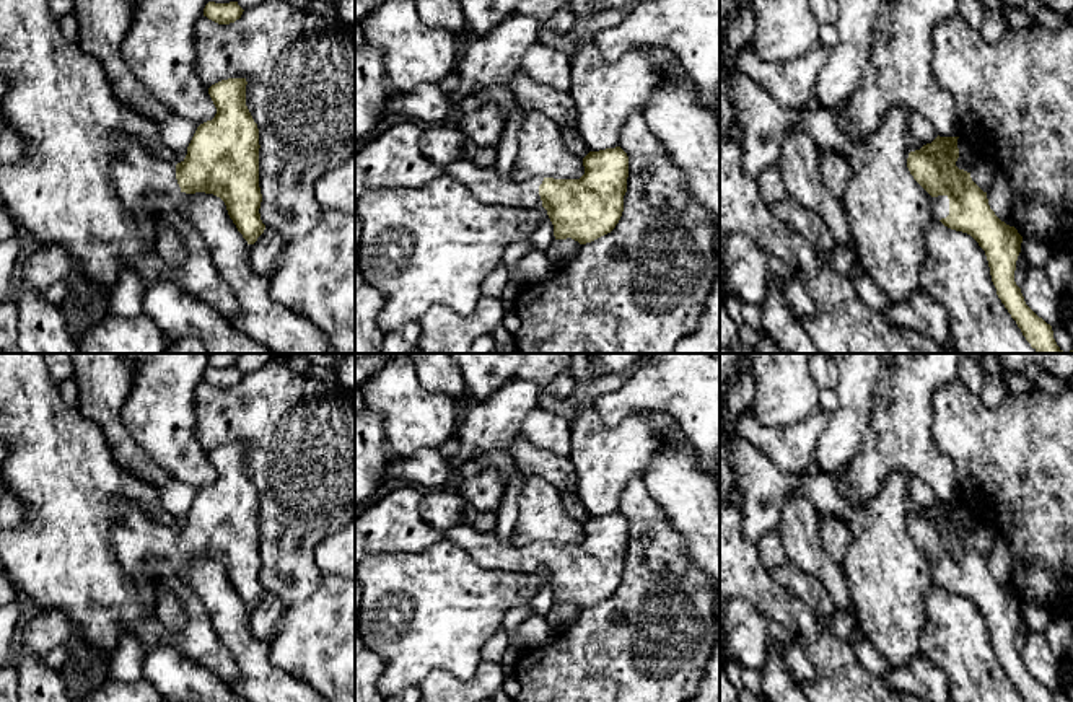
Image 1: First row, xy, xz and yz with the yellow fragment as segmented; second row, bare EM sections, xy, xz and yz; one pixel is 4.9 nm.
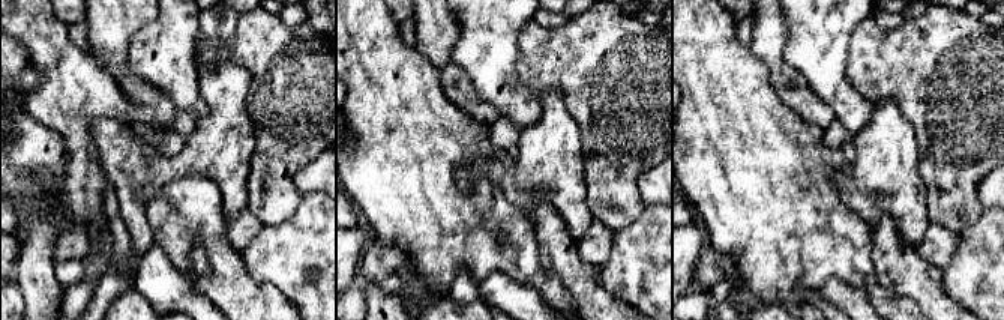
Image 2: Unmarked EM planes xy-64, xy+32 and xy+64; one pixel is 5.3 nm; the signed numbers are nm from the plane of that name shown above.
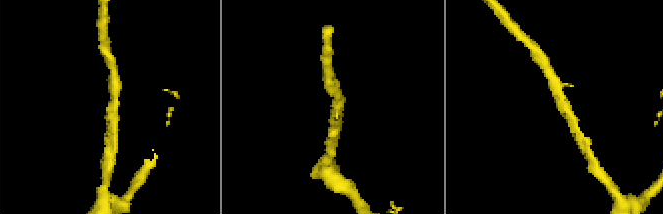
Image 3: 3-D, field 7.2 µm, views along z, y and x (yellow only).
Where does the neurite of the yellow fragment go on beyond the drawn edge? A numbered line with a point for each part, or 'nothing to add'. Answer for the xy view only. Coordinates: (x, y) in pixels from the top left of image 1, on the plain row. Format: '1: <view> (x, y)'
1: xy (137, 538)

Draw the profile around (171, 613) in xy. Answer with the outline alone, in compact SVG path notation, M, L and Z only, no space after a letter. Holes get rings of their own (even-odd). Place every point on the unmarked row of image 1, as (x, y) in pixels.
M164 583L156 586L156 614L161 624L173 632L186 625L186 609Z

